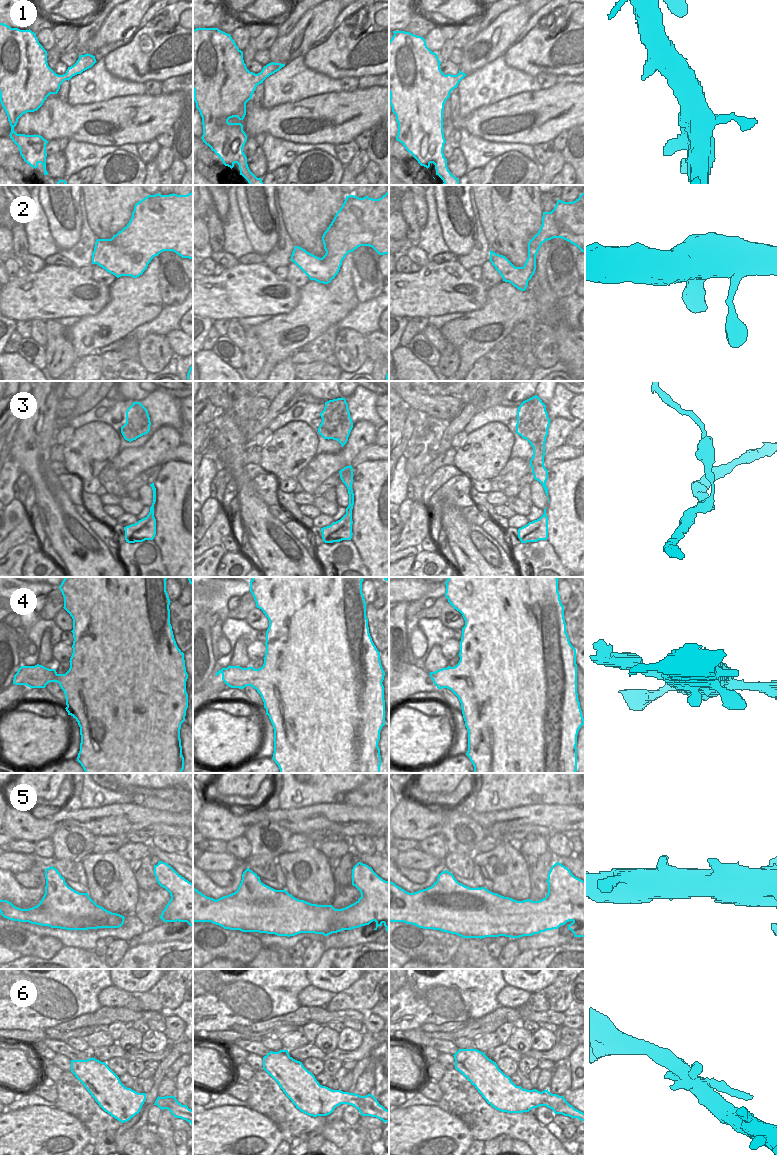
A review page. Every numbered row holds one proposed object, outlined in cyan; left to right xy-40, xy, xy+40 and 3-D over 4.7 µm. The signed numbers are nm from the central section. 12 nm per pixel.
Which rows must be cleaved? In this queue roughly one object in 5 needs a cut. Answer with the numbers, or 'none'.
none.

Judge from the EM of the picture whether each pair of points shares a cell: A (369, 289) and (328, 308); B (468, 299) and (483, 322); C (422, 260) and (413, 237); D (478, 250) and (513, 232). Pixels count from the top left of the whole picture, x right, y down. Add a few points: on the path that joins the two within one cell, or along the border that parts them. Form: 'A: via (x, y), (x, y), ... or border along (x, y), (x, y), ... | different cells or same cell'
A: border along (350, 272), (355, 296), (359, 302) | different cells
B: border along (488, 290), (485, 304), (464, 314) | different cells
C: border along (410, 245), (416, 246) | different cells
D: border along (479, 222), (491, 249) | different cells

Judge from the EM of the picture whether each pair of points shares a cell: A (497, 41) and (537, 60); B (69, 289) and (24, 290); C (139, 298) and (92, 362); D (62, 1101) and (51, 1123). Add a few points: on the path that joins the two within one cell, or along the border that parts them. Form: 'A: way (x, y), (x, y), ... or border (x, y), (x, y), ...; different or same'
A: border (513, 43), (503, 54); different
B: way (58, 290), (35, 290); same
C: border (97, 351), (78, 359); different
D: border (54, 1106), (72, 1114), (78, 1120); different

